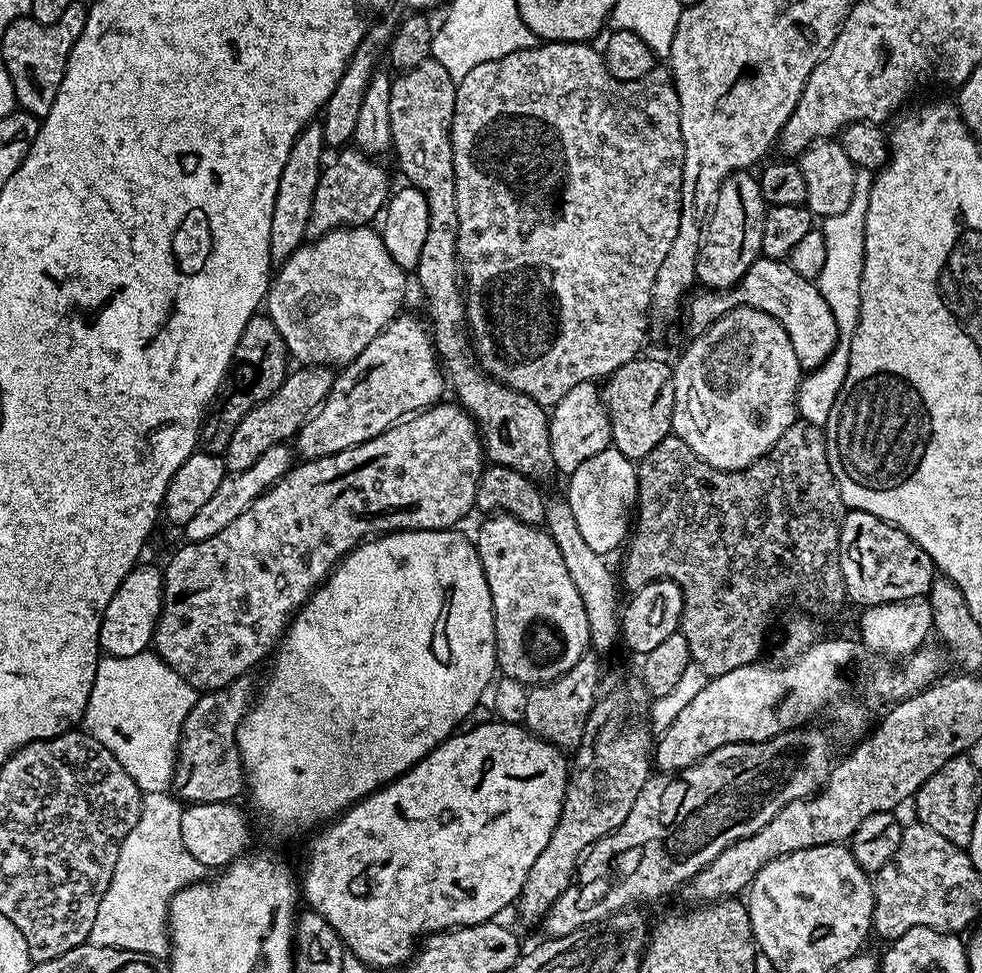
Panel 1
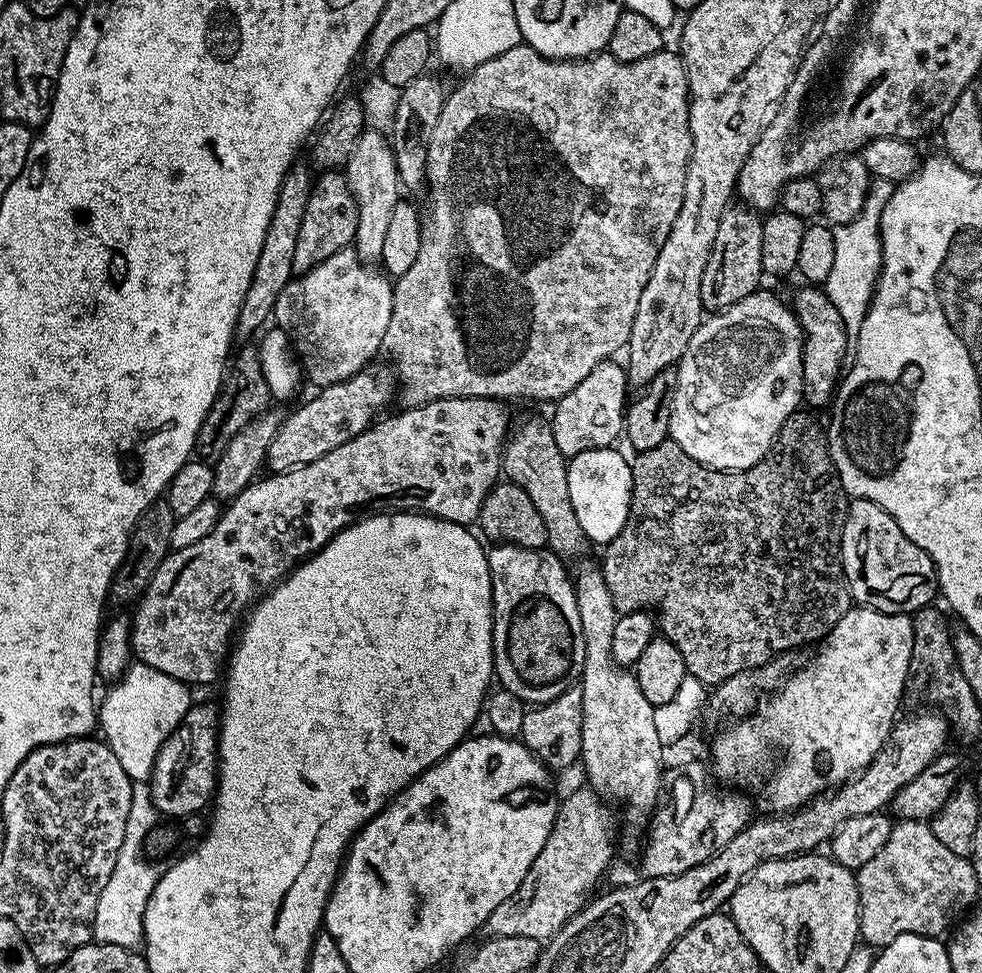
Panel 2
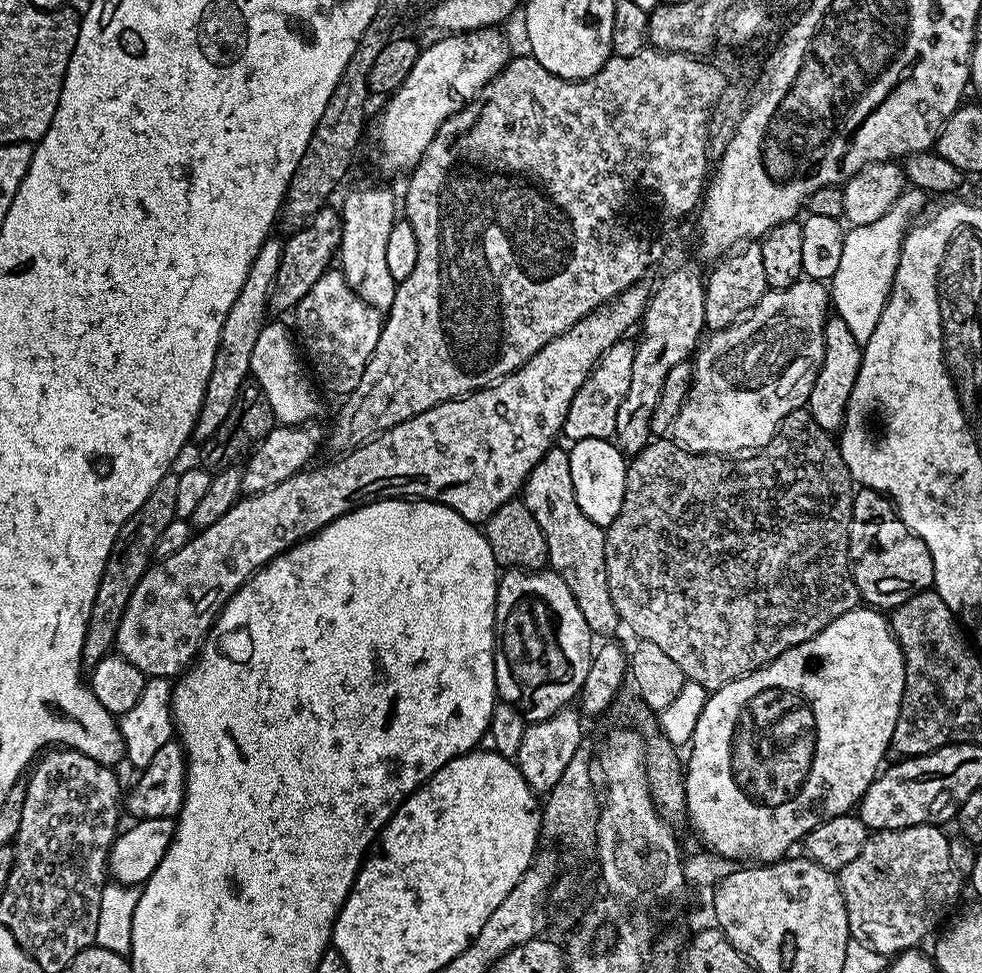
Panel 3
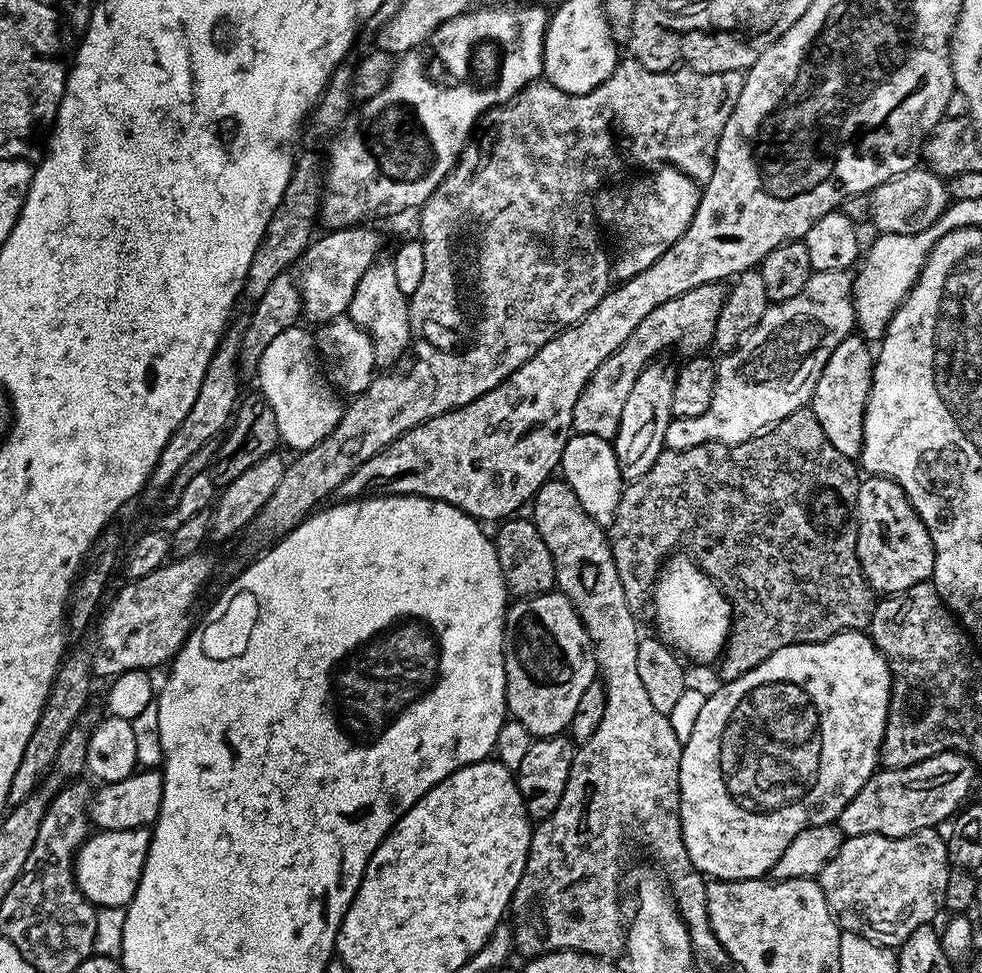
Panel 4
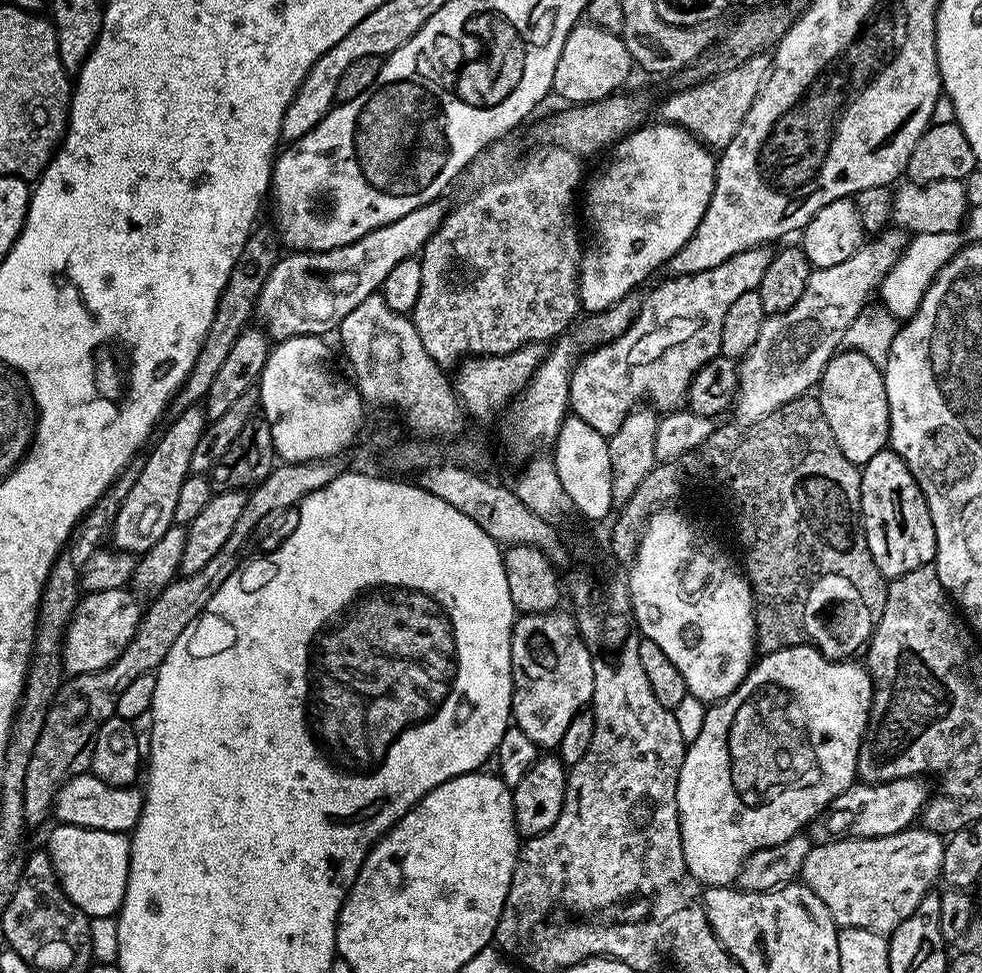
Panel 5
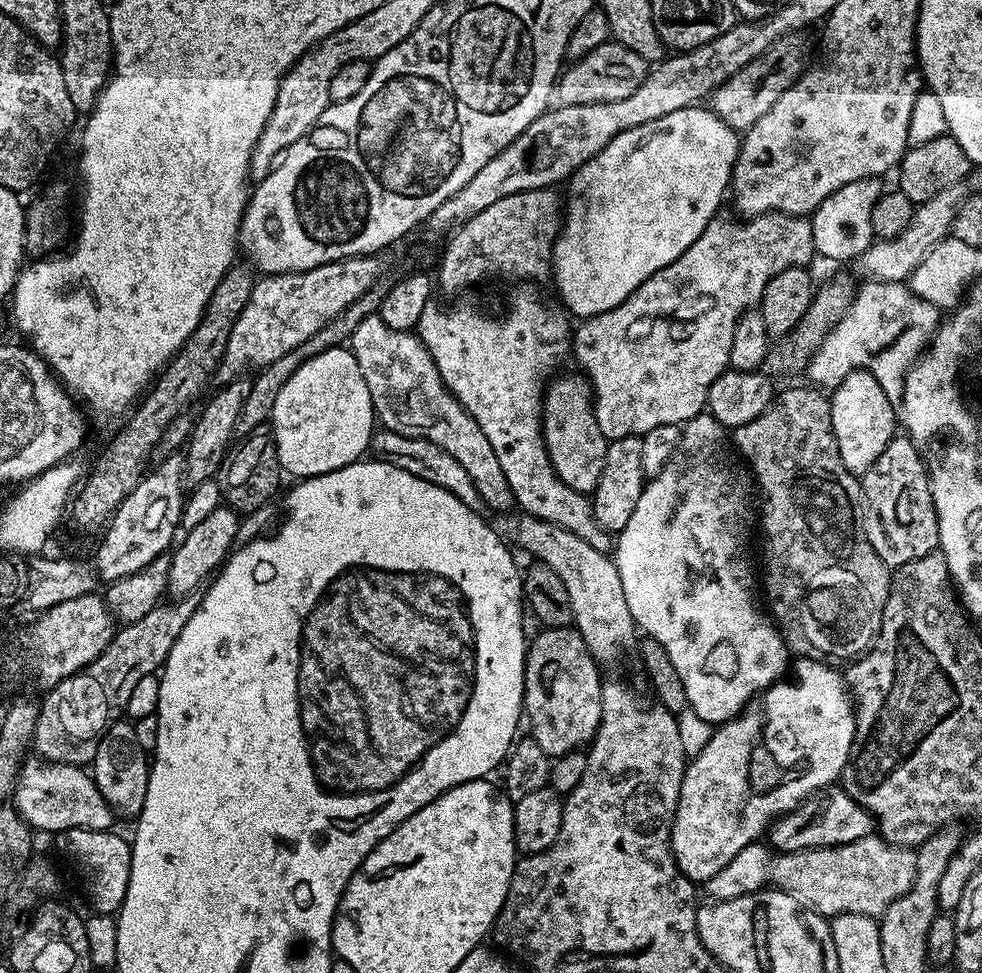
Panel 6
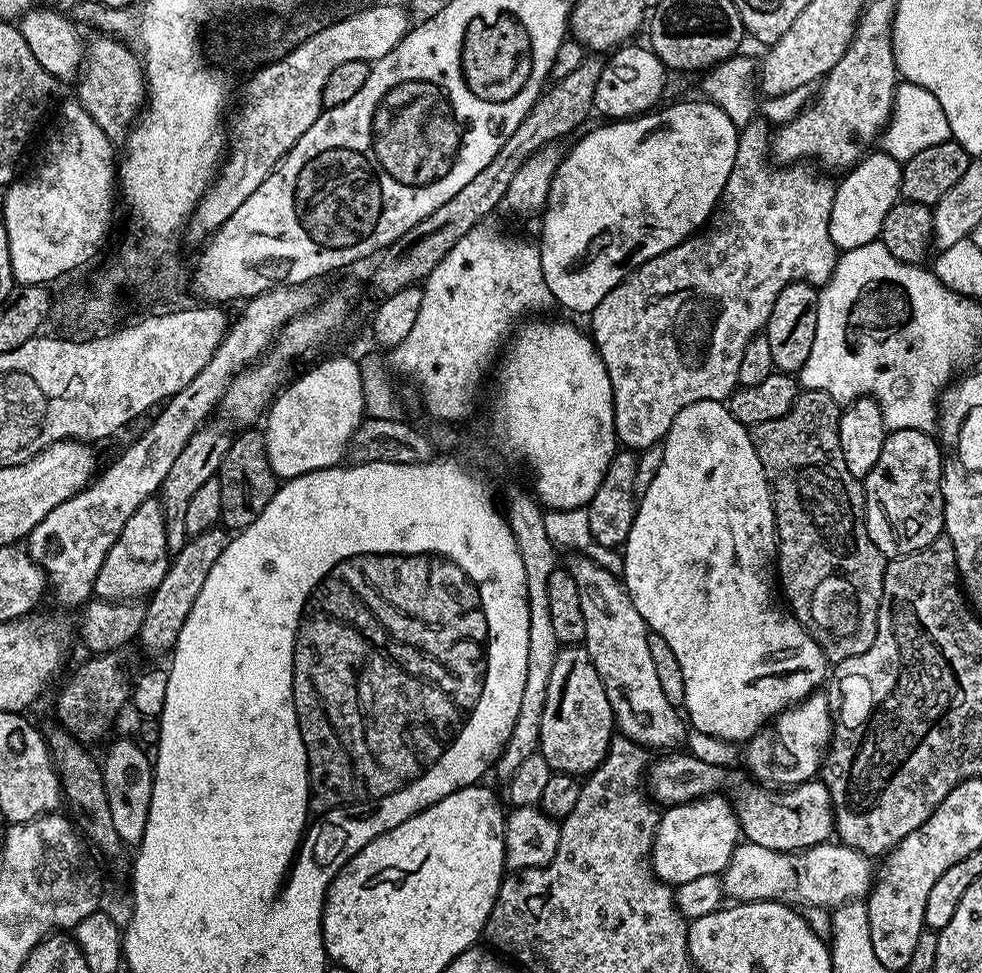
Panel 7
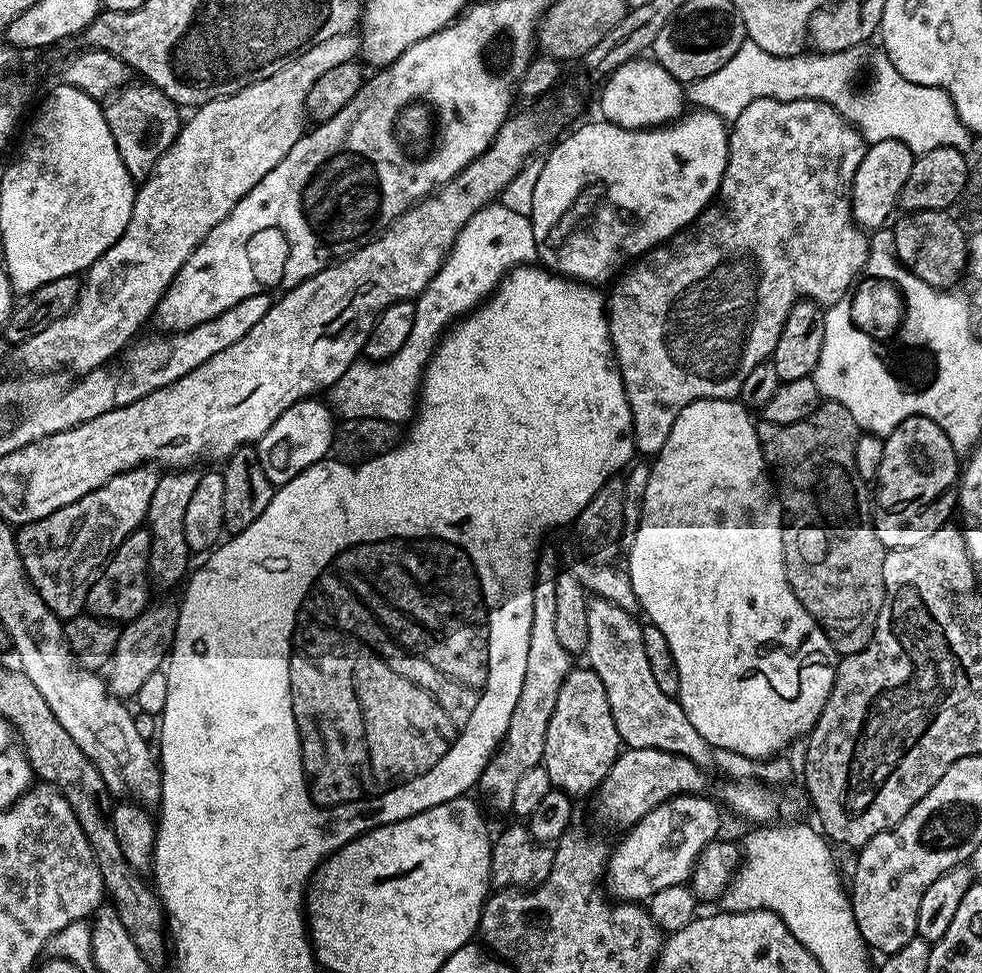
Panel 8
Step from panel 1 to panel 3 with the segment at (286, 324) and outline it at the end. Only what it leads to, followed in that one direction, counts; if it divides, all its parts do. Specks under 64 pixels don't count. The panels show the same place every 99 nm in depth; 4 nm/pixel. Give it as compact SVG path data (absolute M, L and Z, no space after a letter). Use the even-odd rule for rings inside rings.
M329 270L318 278L318 282L314 282L314 286L310 286L310 294L296 304L294 315L294 332L299 347L310 368L312 363L311 371L314 376L316 371L315 379L318 384L320 379L321 384L319 387L324 387L328 392L337 392L340 398L347 396L354 386L358 386L358 382L362 382L370 354L374 354L374 346L378 346L382 327L381 309L362 302L362 298L350 290L343 272Z

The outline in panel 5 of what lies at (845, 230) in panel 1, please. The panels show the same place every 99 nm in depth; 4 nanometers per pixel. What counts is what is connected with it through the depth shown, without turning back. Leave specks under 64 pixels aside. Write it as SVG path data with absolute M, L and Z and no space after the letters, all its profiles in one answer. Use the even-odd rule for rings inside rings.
M951 232L918 234L909 239L908 247L898 258L895 266L889 270L878 289L878 296L884 299L884 304L888 307L889 313L884 308L865 307L864 311L858 314L858 318L854 318L854 322L850 322L850 326L844 331L843 347L866 354L866 358L870 358L870 362L884 365L888 360L890 346L898 331L898 320L895 320L892 316L900 316L899 318L915 316L920 308L922 298L930 290L936 275L956 257L956 253L960 251L961 247L961 241L956 241Z

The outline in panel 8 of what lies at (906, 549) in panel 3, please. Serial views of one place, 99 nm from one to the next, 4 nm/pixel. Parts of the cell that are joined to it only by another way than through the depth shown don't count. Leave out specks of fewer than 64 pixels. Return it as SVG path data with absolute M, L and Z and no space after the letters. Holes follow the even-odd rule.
M925 416L906 418L889 436L883 437L882 466L874 481L874 523L878 538L885 549L918 546L930 538L934 530L949 523L951 514L958 504L958 453L948 435Z

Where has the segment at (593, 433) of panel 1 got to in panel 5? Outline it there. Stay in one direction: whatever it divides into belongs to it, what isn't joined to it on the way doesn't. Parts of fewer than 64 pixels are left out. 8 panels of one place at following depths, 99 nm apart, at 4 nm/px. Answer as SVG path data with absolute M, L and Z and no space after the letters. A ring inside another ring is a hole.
M768 246L751 248L744 251L742 254L734 254L729 256L726 262L722 262L722 266L713 266L710 270L702 270L695 272L689 276L672 276L664 280L652 293L647 297L643 297L640 311L637 312L632 324L623 332L616 340L611 343L601 344L584 353L583 357L576 361L572 375L568 378L568 398L566 401L567 407L570 409L571 415L582 418L582 422L586 422L586 426L598 430L598 434L602 434L605 438L614 435L618 430L618 426L622 426L622 422L628 416L628 413L633 411L641 403L640 400L645 396L647 403L656 410L680 410L685 407L688 399L688 388L692 384L692 379L696 377L696 373L702 370L702 366L706 366L706 362L710 362L715 356L720 355L720 339L722 338L722 318L726 318L726 310L730 310L730 302L734 302L734 298L738 298L738 294L746 294L759 289L762 282L762 274L766 274L766 266L770 266L773 249Z

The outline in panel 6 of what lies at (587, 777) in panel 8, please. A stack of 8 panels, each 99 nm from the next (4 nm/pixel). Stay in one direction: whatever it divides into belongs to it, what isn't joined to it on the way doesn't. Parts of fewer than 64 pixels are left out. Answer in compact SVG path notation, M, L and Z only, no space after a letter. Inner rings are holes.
M575 627L544 628L536 637L531 637L524 653L524 710L526 724L529 724L530 735L536 739L538 746L546 750L549 758L555 758L583 749L596 737L602 714L602 698L600 685L602 683L601 669L598 661L590 654L586 642Z

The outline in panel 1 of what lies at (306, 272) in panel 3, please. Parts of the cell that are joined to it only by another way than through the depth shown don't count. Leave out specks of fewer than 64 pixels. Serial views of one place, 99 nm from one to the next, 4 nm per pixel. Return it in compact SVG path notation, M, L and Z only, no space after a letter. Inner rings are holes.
M340 150L336 161L320 173L318 190L314 190L314 206L310 206L310 222L306 237L315 238L332 232L335 228L362 228L373 223L372 219L383 213L390 195L388 172L375 164L371 155L359 150Z

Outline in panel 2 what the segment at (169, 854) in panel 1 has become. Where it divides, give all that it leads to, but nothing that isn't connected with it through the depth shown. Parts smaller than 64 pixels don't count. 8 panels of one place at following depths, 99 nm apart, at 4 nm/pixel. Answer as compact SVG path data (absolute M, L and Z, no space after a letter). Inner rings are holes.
M147 780L135 781L130 798L130 814L126 818L126 834L122 838L122 850L114 862L114 870L106 887L102 889L102 894L98 894L98 910L92 923L92 938L95 943L133 950L143 945L146 906L150 902L150 894L154 894L154 886L160 881L161 874L161 869L151 864L152 860L145 852L148 833L157 824L158 813Z

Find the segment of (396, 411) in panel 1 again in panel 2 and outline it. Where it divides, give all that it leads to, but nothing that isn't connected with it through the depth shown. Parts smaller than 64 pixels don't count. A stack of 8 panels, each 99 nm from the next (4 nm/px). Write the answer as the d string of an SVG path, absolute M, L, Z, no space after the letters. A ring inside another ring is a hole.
M369 363L358 374L346 378L346 382L319 389L313 400L306 401L301 408L285 415L278 426L278 434L274 434L274 442L270 442L266 461L269 473L289 472L310 462L318 462L318 458L330 454L330 450L340 448L342 442L351 436L362 434L372 427L377 417L385 411L383 408L388 404L388 395L394 392L393 369L388 366L383 368L376 363Z

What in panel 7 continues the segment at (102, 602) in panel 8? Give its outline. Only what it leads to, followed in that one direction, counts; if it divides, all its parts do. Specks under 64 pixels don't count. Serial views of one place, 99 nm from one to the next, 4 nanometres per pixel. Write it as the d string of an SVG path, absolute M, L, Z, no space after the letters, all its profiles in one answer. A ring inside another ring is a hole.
M148 499L126 520L117 541L111 546L94 579L93 590L102 600L131 600L151 596L168 569L170 553L166 546L166 522L159 499Z

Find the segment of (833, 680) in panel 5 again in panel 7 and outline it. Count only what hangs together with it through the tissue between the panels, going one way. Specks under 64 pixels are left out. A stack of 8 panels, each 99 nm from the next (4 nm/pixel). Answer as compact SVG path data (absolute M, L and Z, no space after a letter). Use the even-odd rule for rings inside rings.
M824 694L805 696L798 704L793 704L764 725L751 740L747 741L744 760L761 785L791 786L813 779L821 771L828 745L832 738L832 712L828 708L828 697ZM713 794L701 800L692 800L688 804L673 804L665 812L668 813L665 816L663 813L656 821L656 837L652 839L650 849L650 868L656 879L675 886L682 882L694 882L694 878L723 873L742 836L733 805L723 795Z

